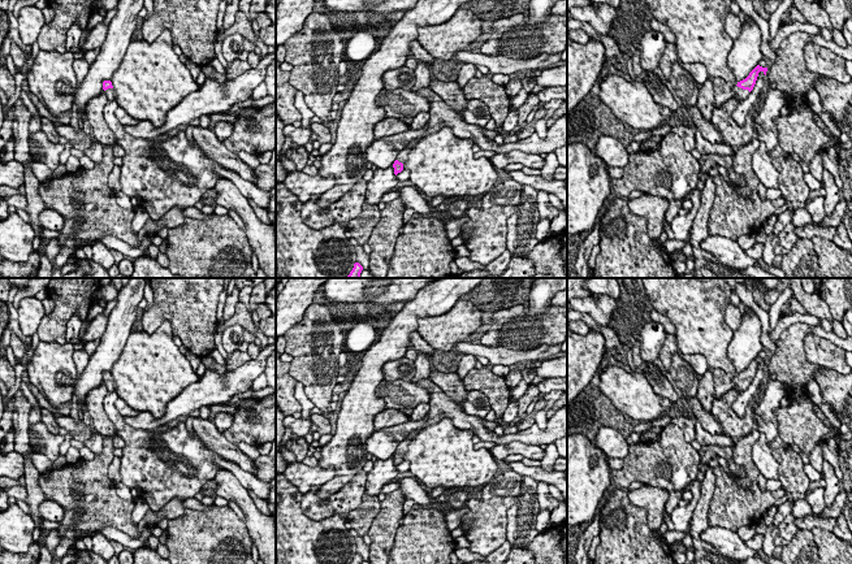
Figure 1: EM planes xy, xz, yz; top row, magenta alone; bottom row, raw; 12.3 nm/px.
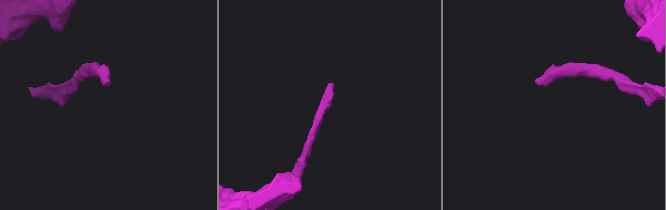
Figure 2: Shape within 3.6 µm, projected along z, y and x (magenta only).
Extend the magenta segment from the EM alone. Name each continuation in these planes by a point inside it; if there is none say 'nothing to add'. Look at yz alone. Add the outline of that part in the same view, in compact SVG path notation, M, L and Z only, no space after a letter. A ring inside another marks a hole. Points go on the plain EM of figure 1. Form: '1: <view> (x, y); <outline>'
1: yz (740, 385); M734 377L734 390L738 390L740 392L743 392L748 386L749 386L749 382L748 381L743 381L738 377Z

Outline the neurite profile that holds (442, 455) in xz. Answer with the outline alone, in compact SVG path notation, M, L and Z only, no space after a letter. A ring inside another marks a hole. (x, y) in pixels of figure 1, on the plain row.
M442 418L437 424L425 426L410 441L403 460L410 463L410 473L429 489L441 486L447 491L450 489L486 485L498 470L497 460L489 450L473 448L473 435L471 430L455 428L450 418Z

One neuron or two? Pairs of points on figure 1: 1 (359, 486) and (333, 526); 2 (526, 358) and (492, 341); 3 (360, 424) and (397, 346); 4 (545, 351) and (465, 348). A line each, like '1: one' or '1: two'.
1: two
2: two
3: one
4: one

